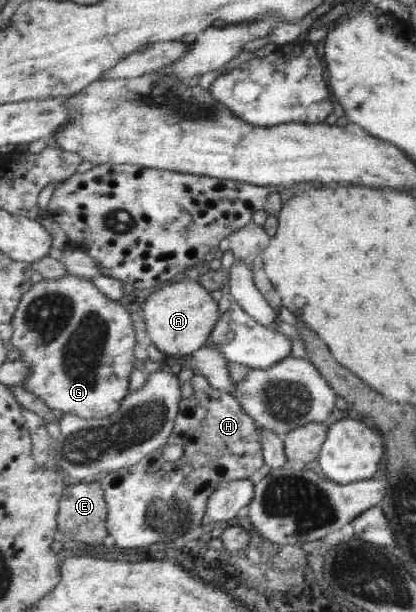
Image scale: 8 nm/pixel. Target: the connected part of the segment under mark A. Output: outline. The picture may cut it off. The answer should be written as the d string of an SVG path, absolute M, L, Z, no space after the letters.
M185 279L169 283L169 286L151 294L143 304L146 332L151 342L172 359L185 358L197 353L212 337L223 308L222 302L213 300L211 291L206 290L199 281Z

